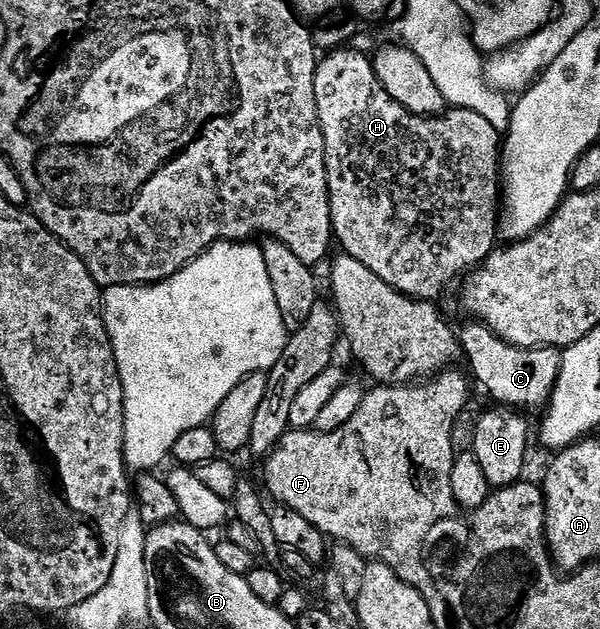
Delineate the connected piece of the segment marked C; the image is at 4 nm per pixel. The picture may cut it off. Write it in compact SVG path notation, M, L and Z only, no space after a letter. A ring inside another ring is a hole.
M472 320L469 323L464 331L459 331L460 349L466 362L468 358L471 377L480 381L481 388L496 401L493 403L504 408L547 407L560 375L561 351L550 346L538 346L535 350L511 346L483 322Z

